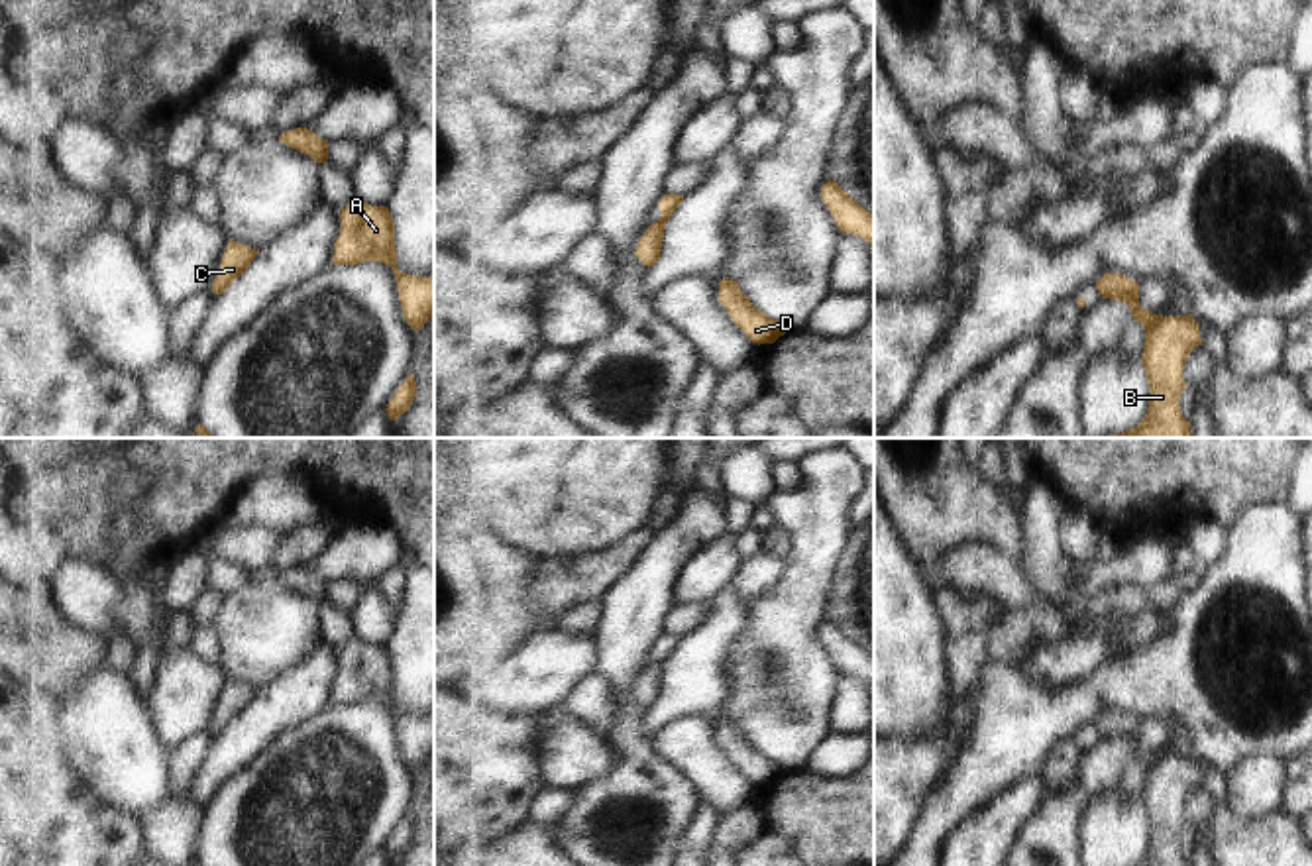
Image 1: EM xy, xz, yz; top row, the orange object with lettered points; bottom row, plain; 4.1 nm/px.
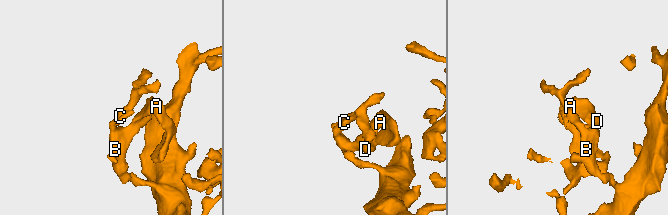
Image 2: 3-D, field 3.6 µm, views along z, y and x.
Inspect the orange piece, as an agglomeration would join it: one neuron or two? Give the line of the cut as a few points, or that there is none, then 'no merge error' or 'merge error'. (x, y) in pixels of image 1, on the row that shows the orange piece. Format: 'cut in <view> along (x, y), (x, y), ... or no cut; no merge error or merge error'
no cut; no merge error

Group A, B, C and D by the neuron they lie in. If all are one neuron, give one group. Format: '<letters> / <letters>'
A B C D

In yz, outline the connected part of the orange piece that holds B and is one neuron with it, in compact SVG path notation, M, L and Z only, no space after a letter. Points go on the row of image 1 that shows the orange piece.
M1106 273L1098 283L1102 298L1129 306L1133 322L1145 326L1141 363L1149 383L1145 418L1121 432L1104 438L1192 438L1190 422L1182 416L1180 395L1184 363L1196 346L1202 346L1200 324L1188 316L1157 316L1139 306L1139 283L1121 273Z

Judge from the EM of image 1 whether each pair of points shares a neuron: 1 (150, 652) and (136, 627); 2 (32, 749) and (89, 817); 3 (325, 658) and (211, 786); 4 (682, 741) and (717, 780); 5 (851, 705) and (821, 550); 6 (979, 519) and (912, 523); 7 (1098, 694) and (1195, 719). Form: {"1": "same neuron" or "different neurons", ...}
{"1": "different neurons", "2": "same neuron", "3": "same neuron", "4": "same neuron", "5": "different neurons", "6": "same neuron", "7": "same neuron"}

